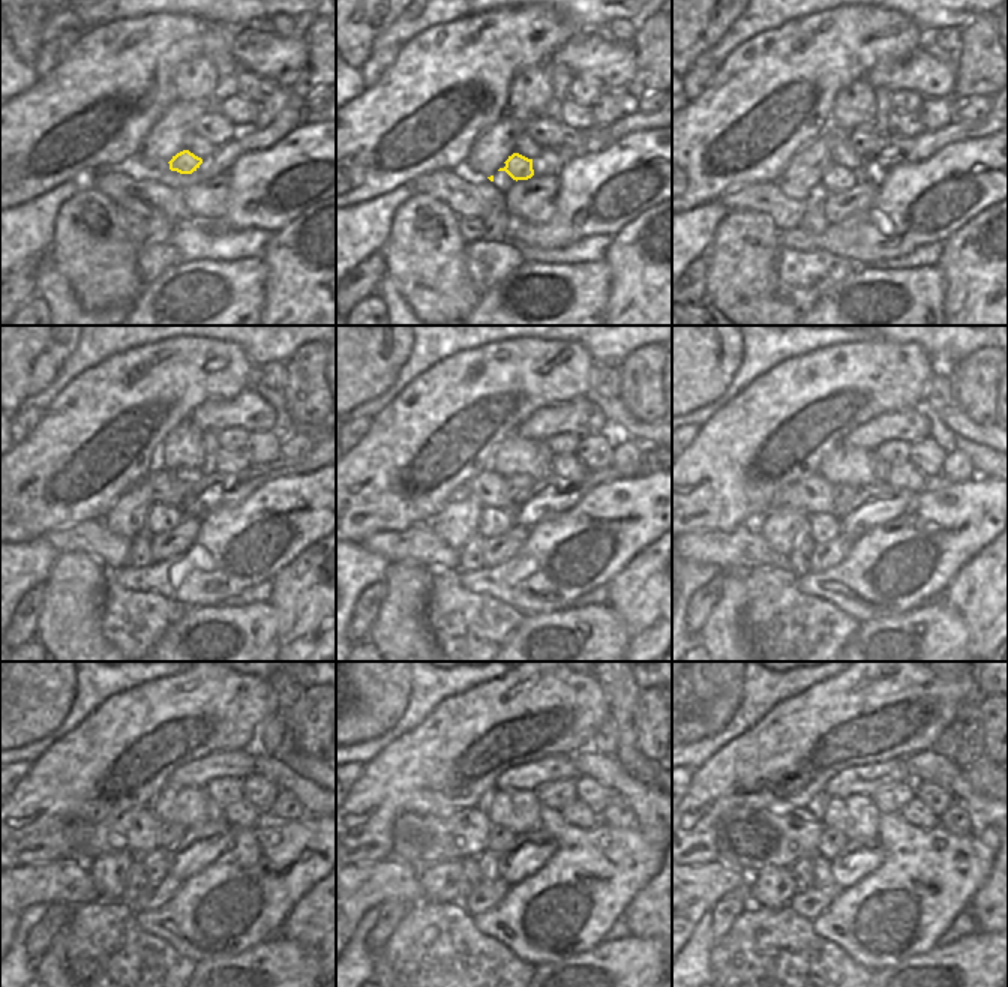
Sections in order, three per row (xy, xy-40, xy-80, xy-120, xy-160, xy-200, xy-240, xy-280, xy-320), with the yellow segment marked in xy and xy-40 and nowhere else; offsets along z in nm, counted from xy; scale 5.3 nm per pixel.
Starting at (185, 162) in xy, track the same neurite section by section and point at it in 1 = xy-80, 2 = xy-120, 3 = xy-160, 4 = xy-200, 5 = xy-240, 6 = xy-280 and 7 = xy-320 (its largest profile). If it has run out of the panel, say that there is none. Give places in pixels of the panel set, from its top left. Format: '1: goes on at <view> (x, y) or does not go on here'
1: goes on at xy-80 (836, 179)
2: goes on at xy-120 (161, 518)
3: goes on at xy-160 (494, 521)
4: goes on at xy-200 (824, 527)
5: goes on at xy-240 (153, 863)
6: goes on at xy-280 (488, 861)
7: goes on at xy-320 (822, 876)

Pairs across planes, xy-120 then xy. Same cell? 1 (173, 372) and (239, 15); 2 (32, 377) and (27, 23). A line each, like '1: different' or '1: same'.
1: different
2: same

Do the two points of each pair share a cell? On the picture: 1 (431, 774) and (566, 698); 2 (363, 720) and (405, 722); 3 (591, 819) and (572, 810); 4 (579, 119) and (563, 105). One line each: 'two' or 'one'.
1: one
2: two
3: one
4: one

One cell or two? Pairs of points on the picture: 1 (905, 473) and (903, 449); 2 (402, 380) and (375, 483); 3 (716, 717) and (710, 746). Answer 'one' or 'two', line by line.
1: two
2: two
3: two

